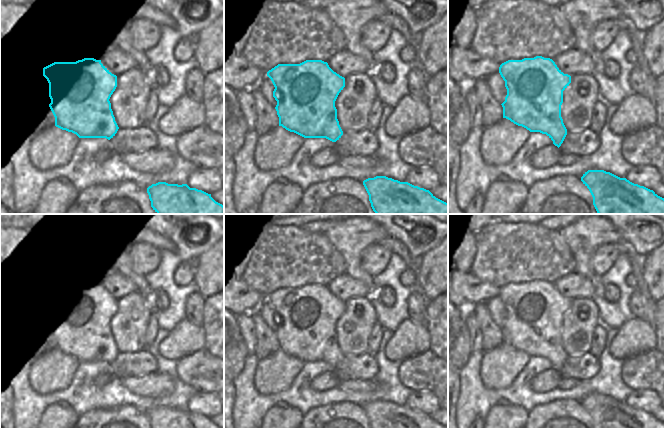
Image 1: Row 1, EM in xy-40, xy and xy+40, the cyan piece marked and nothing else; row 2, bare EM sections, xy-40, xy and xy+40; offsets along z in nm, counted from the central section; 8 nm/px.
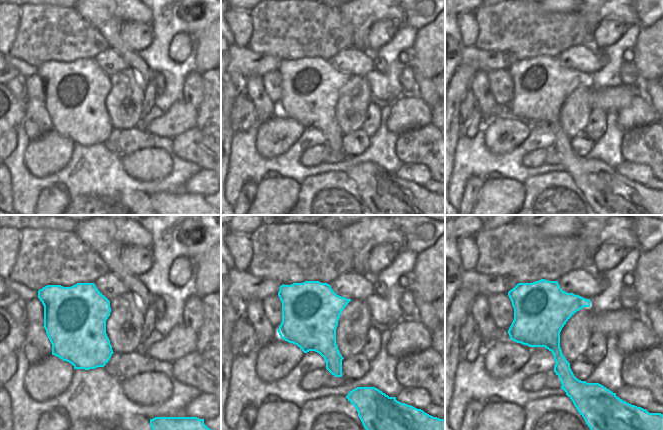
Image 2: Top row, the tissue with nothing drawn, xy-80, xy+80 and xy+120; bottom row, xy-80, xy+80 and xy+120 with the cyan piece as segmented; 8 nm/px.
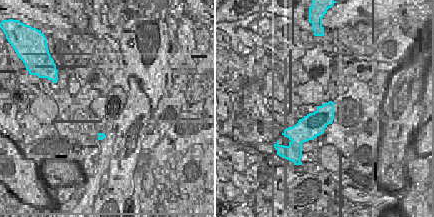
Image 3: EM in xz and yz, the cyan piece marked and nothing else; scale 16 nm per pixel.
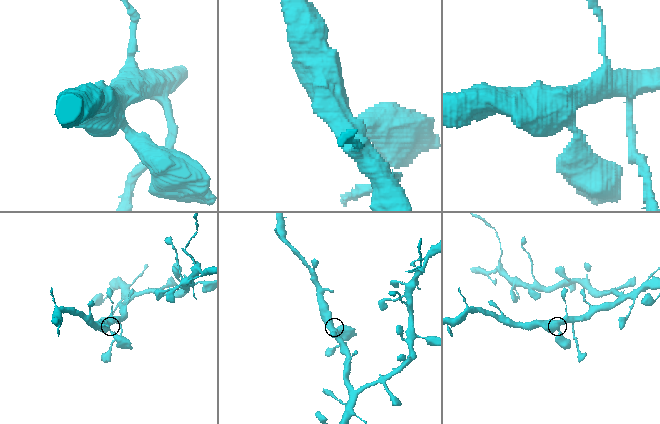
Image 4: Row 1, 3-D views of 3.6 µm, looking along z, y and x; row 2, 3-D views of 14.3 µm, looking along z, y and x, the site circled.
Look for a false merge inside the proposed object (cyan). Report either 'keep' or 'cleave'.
keep

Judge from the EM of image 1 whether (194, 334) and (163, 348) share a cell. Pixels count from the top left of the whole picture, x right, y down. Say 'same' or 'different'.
same

